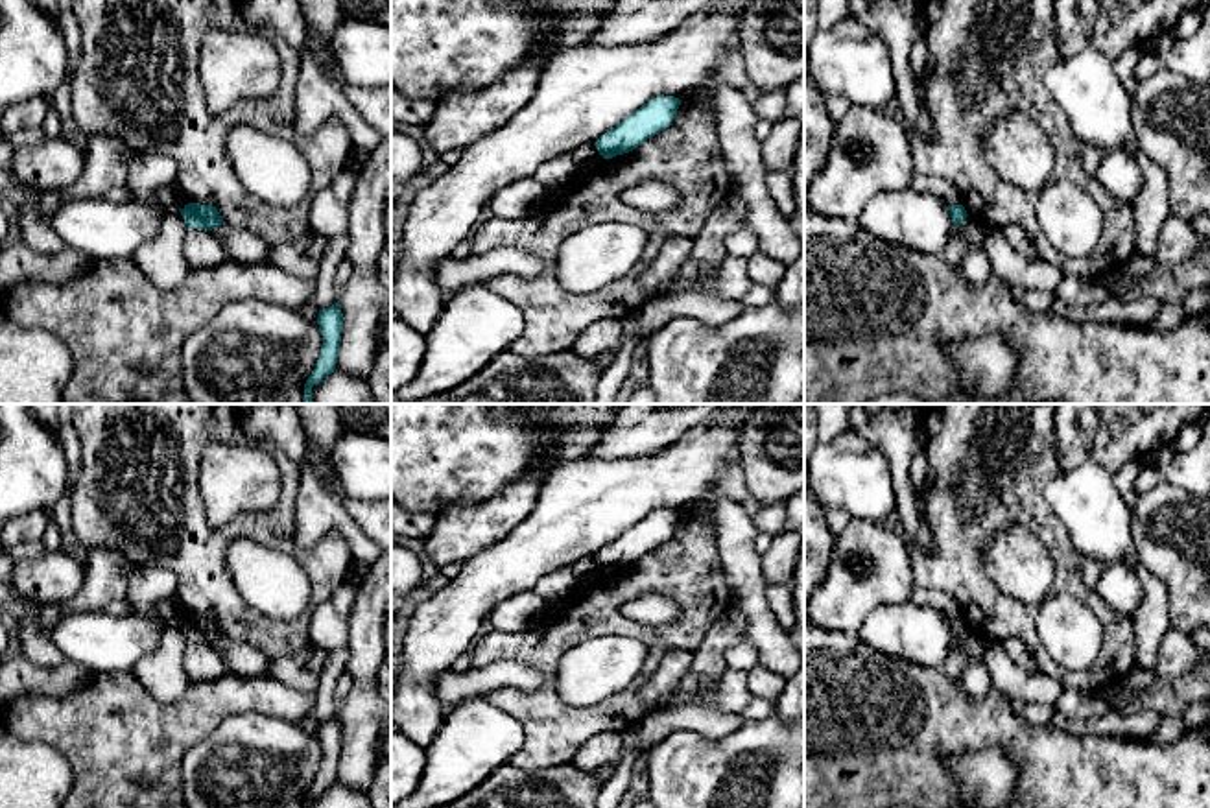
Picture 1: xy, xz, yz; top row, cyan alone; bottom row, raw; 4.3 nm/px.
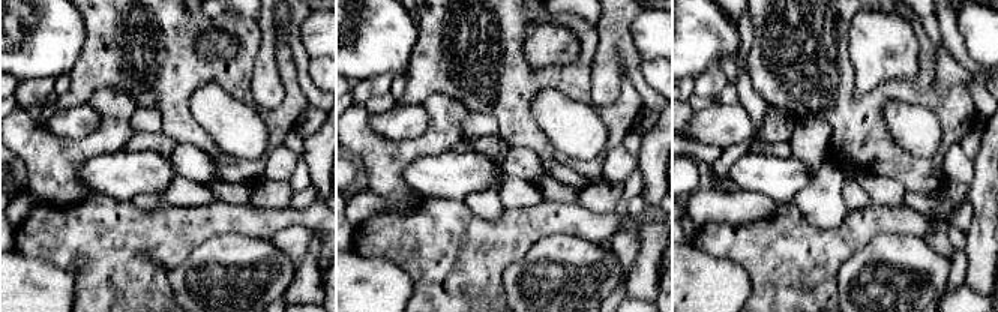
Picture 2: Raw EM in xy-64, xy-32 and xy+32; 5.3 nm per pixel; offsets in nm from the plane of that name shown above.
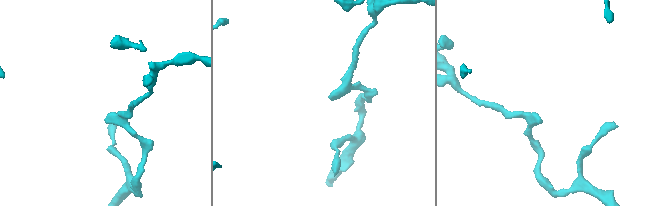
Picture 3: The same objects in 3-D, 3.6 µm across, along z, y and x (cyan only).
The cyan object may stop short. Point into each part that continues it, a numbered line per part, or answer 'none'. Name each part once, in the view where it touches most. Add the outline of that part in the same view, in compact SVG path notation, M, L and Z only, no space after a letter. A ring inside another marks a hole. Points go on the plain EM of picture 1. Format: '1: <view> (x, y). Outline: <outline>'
none

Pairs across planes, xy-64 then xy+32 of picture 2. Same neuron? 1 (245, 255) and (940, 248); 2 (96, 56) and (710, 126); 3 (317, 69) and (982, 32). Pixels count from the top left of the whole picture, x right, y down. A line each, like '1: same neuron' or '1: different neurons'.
1: different neurons
2: different neurons
3: different neurons

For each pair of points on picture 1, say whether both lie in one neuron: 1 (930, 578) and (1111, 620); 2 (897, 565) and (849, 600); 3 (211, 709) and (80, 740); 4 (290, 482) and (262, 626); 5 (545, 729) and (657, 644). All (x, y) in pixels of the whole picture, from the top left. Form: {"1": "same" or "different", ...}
{"1": "same", "2": "same", "3": "same", "4": "same", "5": "same"}

